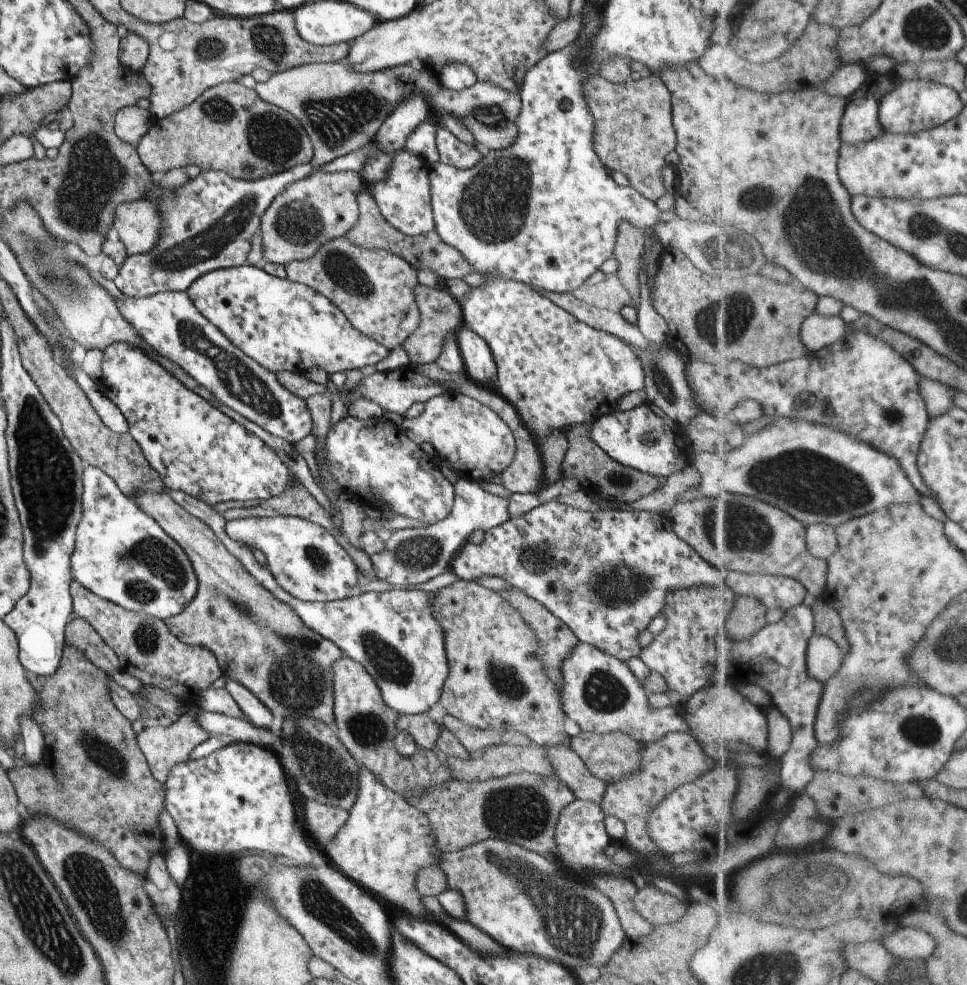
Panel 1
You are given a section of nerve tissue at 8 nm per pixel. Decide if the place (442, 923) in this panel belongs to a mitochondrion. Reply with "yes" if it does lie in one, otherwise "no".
no

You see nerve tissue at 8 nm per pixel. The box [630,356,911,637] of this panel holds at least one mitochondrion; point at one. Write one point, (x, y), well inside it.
(811, 483)

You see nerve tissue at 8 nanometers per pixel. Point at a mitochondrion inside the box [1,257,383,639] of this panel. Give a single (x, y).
(46, 470)

